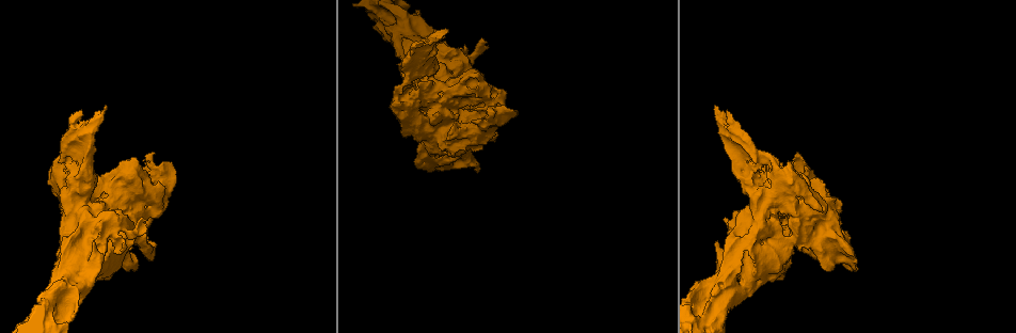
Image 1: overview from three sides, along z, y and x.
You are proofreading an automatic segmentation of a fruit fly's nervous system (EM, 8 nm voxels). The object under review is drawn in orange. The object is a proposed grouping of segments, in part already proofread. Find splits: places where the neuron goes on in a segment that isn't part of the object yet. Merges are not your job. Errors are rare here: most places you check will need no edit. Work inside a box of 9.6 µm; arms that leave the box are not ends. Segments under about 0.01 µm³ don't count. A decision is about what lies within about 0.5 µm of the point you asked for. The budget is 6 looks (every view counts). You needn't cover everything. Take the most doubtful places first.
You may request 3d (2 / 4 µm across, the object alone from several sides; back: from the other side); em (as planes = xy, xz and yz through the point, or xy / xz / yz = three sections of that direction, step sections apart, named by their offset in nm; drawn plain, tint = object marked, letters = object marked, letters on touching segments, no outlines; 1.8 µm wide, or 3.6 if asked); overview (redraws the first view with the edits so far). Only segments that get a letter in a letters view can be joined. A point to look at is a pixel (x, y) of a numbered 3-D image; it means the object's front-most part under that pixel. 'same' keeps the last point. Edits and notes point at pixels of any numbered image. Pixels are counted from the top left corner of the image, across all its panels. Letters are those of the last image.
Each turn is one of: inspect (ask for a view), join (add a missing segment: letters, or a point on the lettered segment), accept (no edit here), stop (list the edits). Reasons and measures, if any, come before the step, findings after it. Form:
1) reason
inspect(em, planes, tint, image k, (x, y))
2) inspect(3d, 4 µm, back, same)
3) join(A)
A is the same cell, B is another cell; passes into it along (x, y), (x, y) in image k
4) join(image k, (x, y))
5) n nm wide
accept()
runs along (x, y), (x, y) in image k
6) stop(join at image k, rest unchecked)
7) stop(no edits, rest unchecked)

an open end
inspect(3d, 2 µm, image 1, (421, 41))

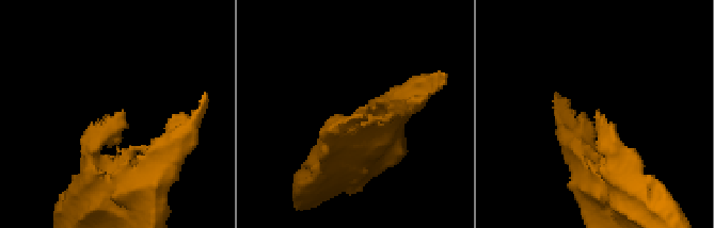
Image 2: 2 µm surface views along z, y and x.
inspect(em, 3.6 µm, xz, step 16, tint, image 2, (356, 117))

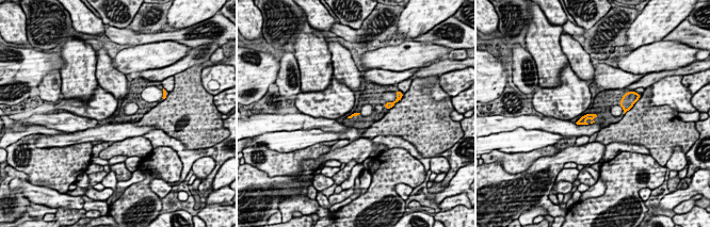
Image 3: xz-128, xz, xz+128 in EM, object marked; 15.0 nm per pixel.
inspect(em, 3.6 µm, planes, letters, same)

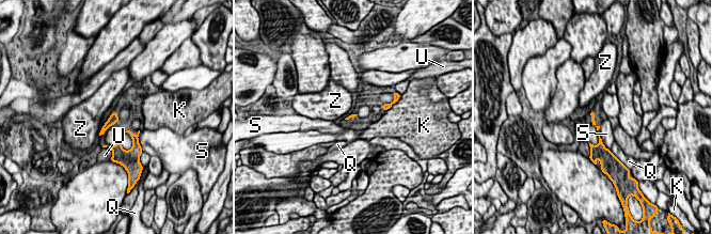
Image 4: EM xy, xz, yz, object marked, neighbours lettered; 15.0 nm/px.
accept()
K, Q, S, U and Z are other cells; none of them fits

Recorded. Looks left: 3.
branch stops here
inspect(em, xz, step 4, tint, image 1, (724, 218))

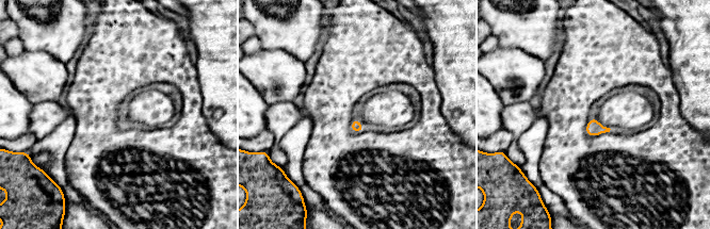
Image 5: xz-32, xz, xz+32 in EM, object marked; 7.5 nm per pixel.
another direction
inspect(em, planes, letters, same)

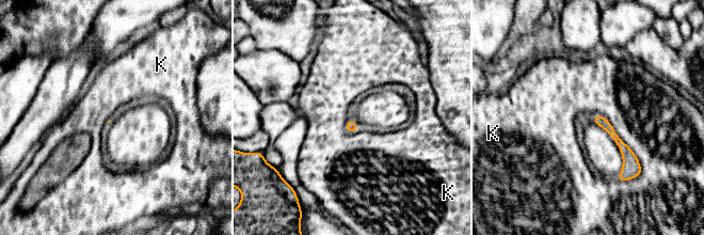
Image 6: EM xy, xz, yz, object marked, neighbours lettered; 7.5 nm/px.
K touches over 550 nm
accept()
K is another cell; border along (603, 114), (635, 154), (642, 171) in image 6; none of them fits

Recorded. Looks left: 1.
branch stops here
inspect(em, planes, letters, image 1, (471, 129))

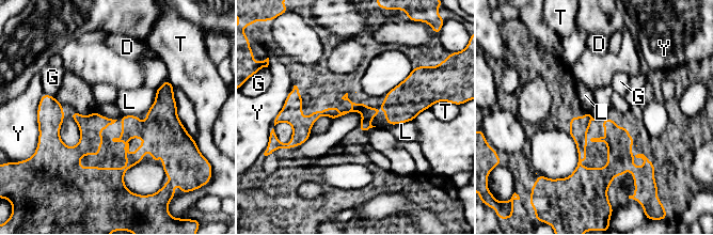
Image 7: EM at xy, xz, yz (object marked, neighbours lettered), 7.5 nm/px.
accept()
D, G, L, T and Y are other cells; none of them fits

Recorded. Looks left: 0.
stop(no edits, rest unchecked)

